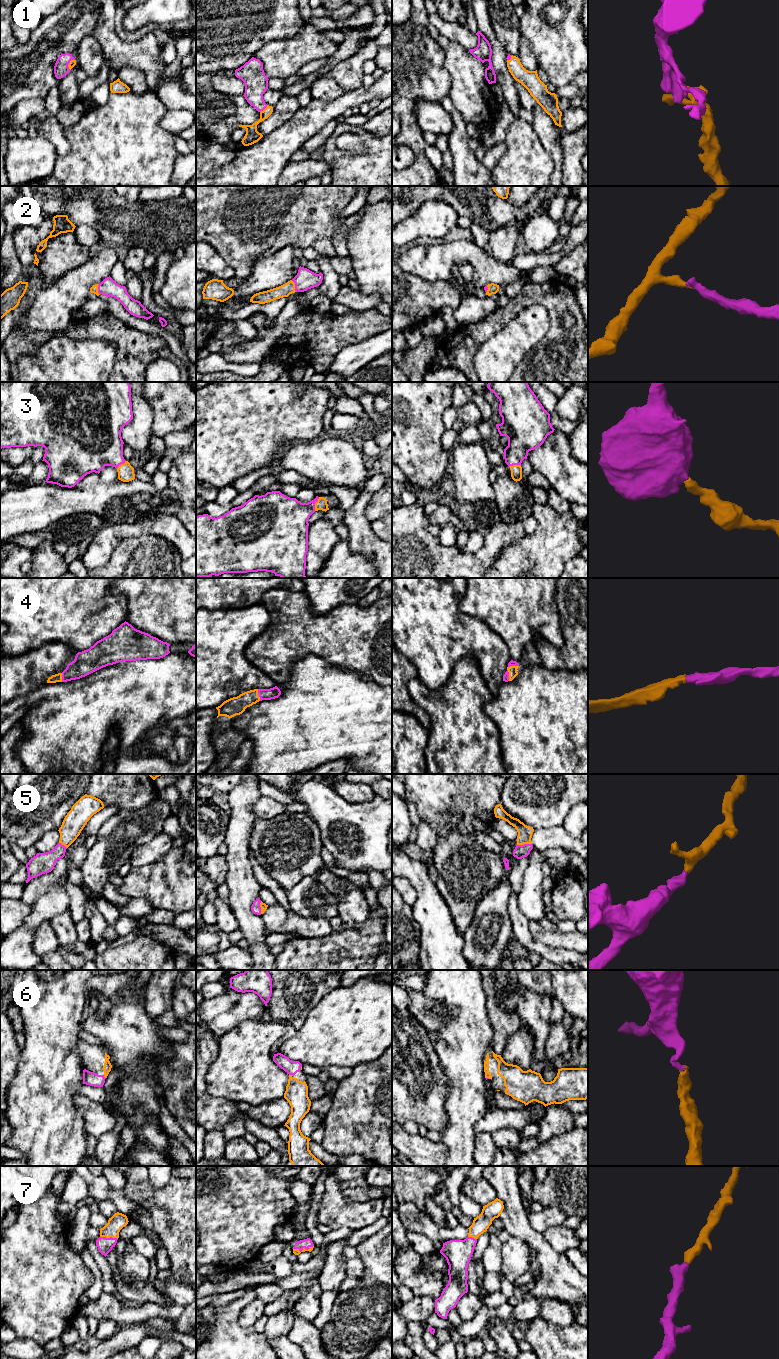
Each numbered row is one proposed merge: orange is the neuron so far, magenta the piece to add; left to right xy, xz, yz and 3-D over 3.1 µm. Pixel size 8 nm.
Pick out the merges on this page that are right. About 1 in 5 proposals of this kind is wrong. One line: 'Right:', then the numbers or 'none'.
Right: 1, 2, 3, 4, 5, 6, 7

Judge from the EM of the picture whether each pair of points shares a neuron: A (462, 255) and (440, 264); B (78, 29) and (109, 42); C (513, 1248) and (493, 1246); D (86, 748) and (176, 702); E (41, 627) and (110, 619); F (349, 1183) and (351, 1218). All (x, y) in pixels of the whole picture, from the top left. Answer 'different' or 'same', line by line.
A: same
B: different
C: different
D: same
E: same
F: different

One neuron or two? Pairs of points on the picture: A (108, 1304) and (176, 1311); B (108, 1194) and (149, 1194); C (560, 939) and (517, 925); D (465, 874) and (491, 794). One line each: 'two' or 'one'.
A: one
B: two
C: two
D: one

